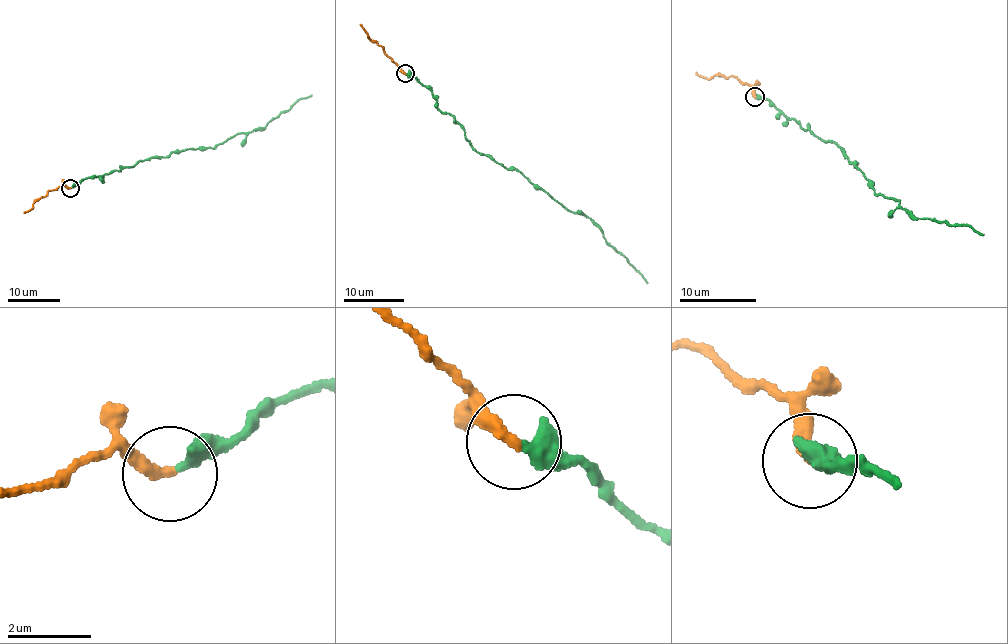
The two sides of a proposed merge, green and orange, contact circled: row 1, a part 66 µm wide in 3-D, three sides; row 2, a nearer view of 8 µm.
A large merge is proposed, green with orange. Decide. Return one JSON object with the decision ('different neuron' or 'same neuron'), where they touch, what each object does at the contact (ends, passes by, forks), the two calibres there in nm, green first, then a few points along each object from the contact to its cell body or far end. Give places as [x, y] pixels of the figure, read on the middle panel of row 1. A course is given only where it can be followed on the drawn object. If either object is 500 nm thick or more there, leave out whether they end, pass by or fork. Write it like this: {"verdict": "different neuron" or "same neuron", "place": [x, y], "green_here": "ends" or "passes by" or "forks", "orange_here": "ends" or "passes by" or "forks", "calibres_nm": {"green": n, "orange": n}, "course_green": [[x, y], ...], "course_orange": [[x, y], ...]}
{"verdict": "same neuron", "place": [405, 73], "green_here": "ends", "orange_here": "ends", "calibres_nm": {"green": 440, "orange": 320}, "course_green": [[405, 73], [430, 90], [478, 152], [516, 169], [560, 204], [585, 215], [647, 282]], "course_orange": [[405, 73], [359, 25]]}

